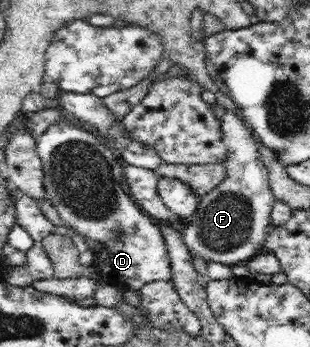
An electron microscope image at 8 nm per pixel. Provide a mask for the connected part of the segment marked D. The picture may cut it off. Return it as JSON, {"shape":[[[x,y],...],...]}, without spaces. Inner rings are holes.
{"shape":[[[66,121],[63,123],[53,123],[44,131],[43,135],[36,141],[37,152],[41,162],[43,162],[43,186],[45,186],[46,199],[49,199],[50,203],[57,209],[59,217],[66,223],[66,226],[72,232],[80,234],[81,236],[88,237],[93,241],[96,241],[100,245],[100,248],[93,252],[92,269],[99,272],[101,282],[114,286],[121,290],[141,290],[147,283],[153,281],[165,281],[171,283],[171,262],[169,262],[169,254],[167,254],[167,246],[165,246],[165,240],[161,235],[161,230],[156,224],[156,221],[145,213],[138,203],[131,197],[131,194],[127,191],[126,184],[124,183],[124,163],[121,158],[116,155],[113,149],[105,143],[103,140],[99,140],[99,136],[96,132],[91,132],[85,127],[79,127],[78,125],[71,125]]]}

